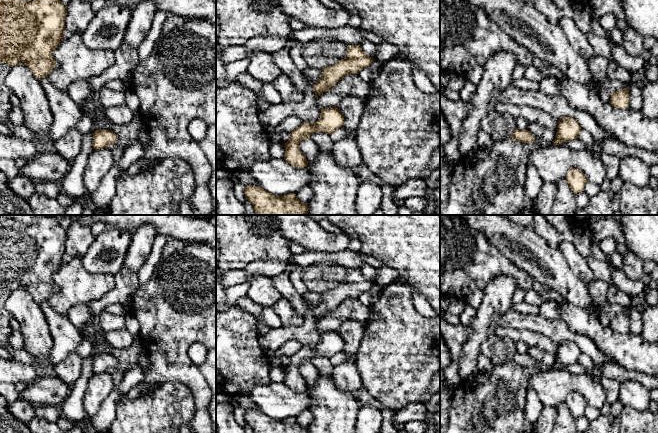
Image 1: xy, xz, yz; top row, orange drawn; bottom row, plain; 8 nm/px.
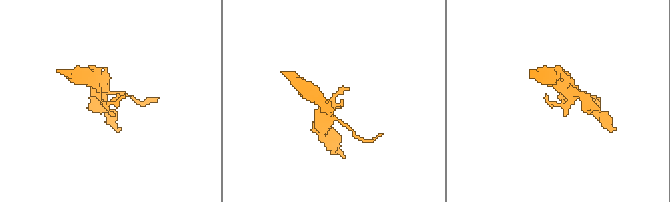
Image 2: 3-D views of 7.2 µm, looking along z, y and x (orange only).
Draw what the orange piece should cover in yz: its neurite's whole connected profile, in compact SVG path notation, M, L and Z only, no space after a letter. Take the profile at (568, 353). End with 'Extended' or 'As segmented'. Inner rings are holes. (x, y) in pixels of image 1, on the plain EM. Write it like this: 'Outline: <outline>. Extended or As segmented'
Outline: M565 341L558 345L558 352L552 369L559 369L579 361L581 351L574 342Z. As segmented

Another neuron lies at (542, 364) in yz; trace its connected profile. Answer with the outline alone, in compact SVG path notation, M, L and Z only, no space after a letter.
M529 347L527 354L535 361L535 365L532 368L522 367L508 362L494 367L489 372L479 372L474 377L463 380L458 386L454 387L452 389L449 418L440 428L440 433L537 433L536 424L528 422L525 417L528 382L533 374L551 370L556 358L552 354L541 351L537 347Z

